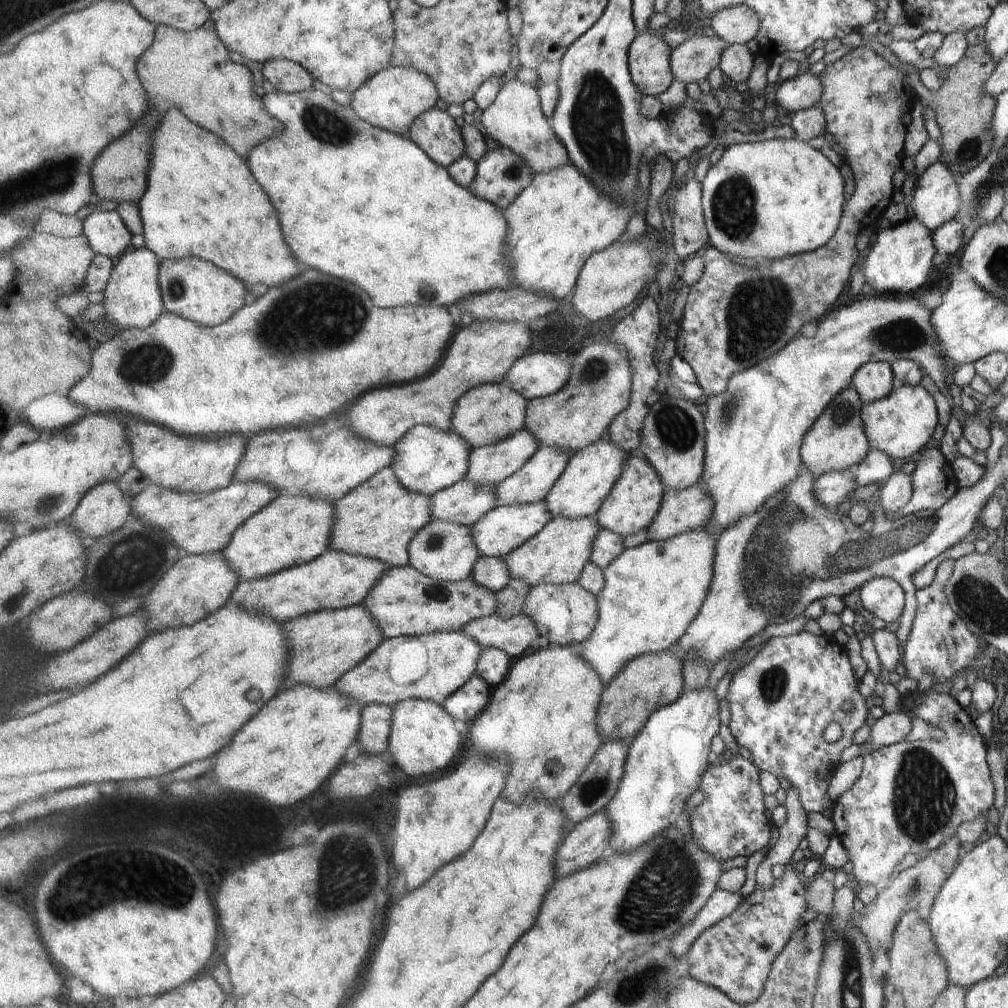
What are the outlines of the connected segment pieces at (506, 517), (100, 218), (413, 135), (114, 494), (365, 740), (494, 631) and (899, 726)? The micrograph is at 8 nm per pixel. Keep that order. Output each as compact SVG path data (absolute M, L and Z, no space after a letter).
M545 501L539 502L539 504L495 507L472 527L477 552L483 558L503 559L516 548L523 546L525 542L537 536L552 519L553 514L549 512L548 506L545 506Z
M96 211L84 218L84 234L96 256L111 258L116 264L131 248L132 231L116 211Z
M436 107L413 123L408 137L417 143L439 166L449 168L466 155L462 128L447 111Z
M107 482L90 490L89 494L81 500L81 504L78 505L71 518L77 530L81 531L83 538L91 536L97 539L119 530L130 519L131 510L131 499L121 492L116 482Z
M371 704L366 706L361 720L359 742L360 753L381 754L386 756L389 751L393 724L393 708L387 704Z
M500 614L478 618L465 626L464 631L476 638L483 648L498 648L509 653L511 658L521 658L531 651L533 640L540 636L536 622L525 616L501 618Z
M899 710L894 713L885 713L880 718L874 720L875 723L871 725L867 744L860 750L861 756L871 754L875 750L885 748L902 740L912 727L910 716L906 711Z

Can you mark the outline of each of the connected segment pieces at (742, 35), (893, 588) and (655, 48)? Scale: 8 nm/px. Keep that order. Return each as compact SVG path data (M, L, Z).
M744 4L728 6L711 14L708 24L710 32L727 45L745 45L756 37L759 28L756 12Z
M871 578L858 588L859 603L883 622L895 622L903 609L903 589L892 578Z
M647 30L639 32L629 52L629 68L637 90L659 96L673 84L672 52L664 37Z

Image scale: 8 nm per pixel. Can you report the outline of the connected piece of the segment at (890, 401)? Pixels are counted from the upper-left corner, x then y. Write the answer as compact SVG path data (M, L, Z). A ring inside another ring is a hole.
M896 384L889 396L877 402L864 403L859 412L861 430L871 450L879 450L896 465L912 456L927 443L937 426L935 404L931 394L917 384Z

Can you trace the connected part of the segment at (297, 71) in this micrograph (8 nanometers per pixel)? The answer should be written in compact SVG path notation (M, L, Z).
M289 59L269 60L263 64L263 74L274 90L285 93L301 92L313 88L315 79L301 63Z

